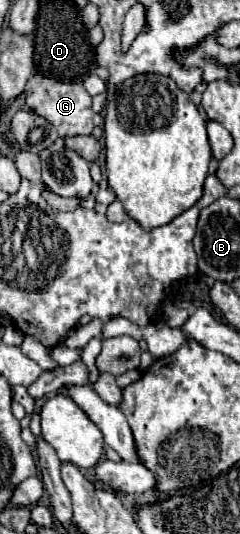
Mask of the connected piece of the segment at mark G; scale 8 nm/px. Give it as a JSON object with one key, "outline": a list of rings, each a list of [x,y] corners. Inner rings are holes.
{"outline":[[[35,69],[33,77],[27,83],[27,107],[37,113],[39,117],[47,119],[57,131],[59,137],[75,137],[75,135],[91,135],[93,131],[93,109],[91,109],[91,95],[85,91],[81,81],[61,81],[55,77],[41,75],[39,69]]]}

